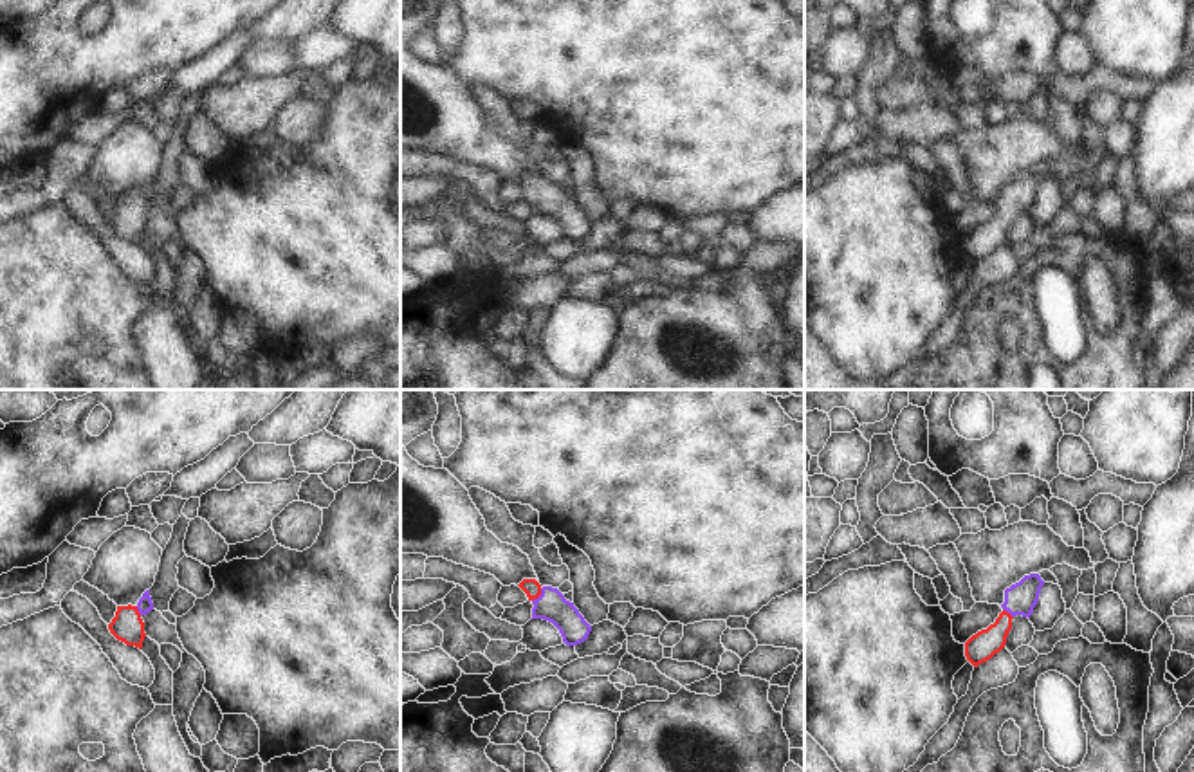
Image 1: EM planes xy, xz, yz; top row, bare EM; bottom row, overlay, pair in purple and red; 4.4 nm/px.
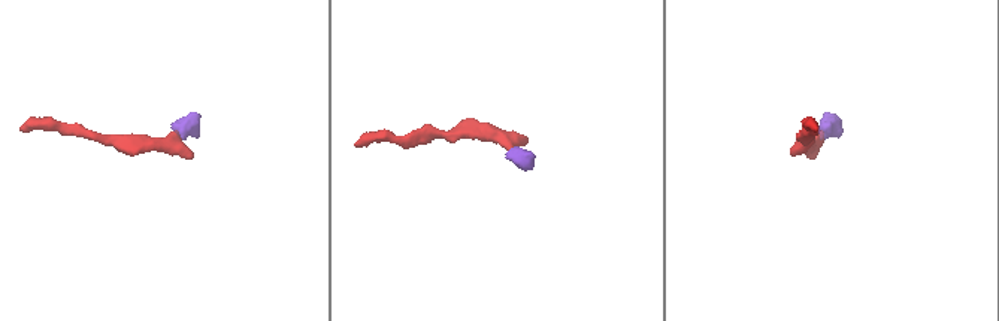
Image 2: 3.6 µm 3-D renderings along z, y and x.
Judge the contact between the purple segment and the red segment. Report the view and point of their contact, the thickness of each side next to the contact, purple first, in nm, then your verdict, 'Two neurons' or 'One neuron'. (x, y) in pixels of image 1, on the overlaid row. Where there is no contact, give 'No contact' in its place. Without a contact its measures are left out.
Touches purple at xz (540, 596). Thickness 140 nm (purple) against 80 nm. One neuron.

